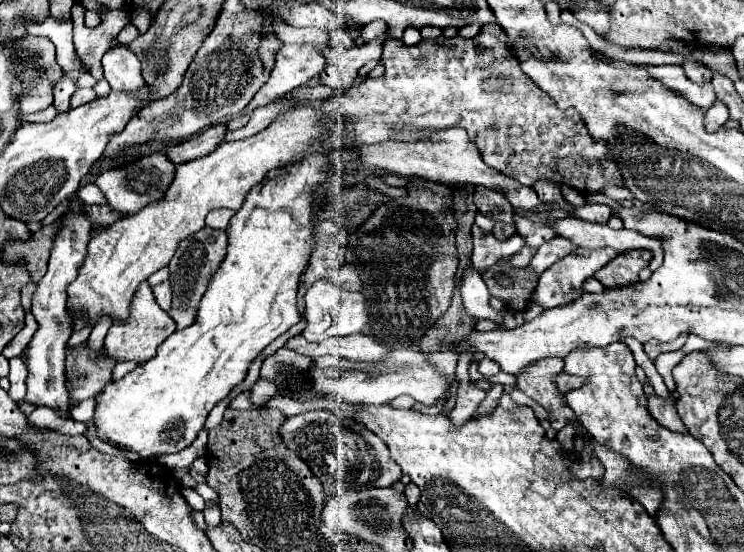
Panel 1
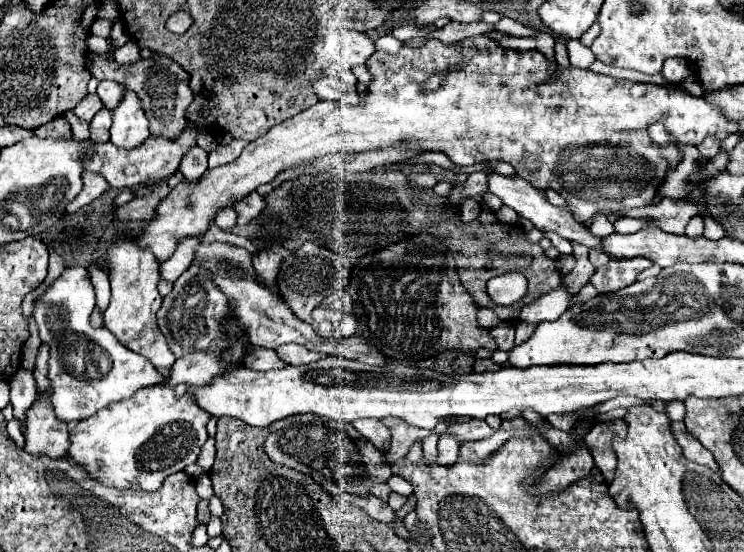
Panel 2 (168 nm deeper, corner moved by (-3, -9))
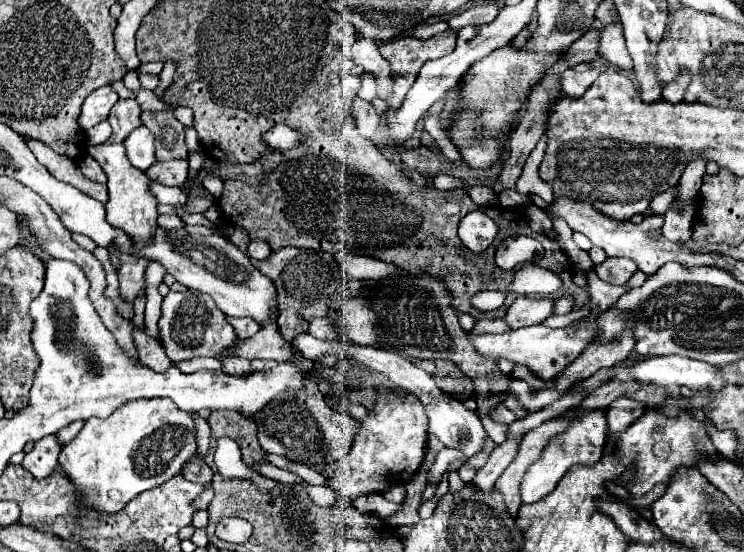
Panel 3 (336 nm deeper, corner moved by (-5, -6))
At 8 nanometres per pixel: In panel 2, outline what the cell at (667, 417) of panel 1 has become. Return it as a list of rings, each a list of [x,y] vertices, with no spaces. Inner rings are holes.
[[[673,422],[673,434],[675,434],[679,446],[683,448],[683,454],[685,454],[687,460],[691,460],[695,464],[701,464],[701,466],[709,466],[711,470],[715,470],[719,474],[719,466],[717,466],[713,454],[697,438],[693,438],[687,432],[685,422]]]

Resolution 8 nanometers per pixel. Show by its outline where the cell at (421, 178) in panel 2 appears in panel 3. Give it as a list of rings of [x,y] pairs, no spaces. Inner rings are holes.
[[[439,173],[439,175],[433,179],[433,185],[435,185],[437,189],[457,189],[457,187],[463,187],[463,181],[459,181],[457,177],[449,177],[449,175]]]

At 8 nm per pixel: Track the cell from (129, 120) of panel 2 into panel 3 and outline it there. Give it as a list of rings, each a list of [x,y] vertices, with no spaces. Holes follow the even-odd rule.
[[[139,125],[137,129],[133,129],[131,135],[123,141],[123,145],[125,145],[127,159],[131,161],[133,167],[145,171],[155,161],[153,133],[145,125]]]

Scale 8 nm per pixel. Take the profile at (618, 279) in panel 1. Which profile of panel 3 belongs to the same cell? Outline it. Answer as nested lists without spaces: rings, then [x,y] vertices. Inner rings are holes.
[[[607,257],[601,265],[595,265],[595,273],[601,281],[611,285],[625,285],[631,275],[637,271],[637,263],[631,259],[619,259],[619,257]]]

